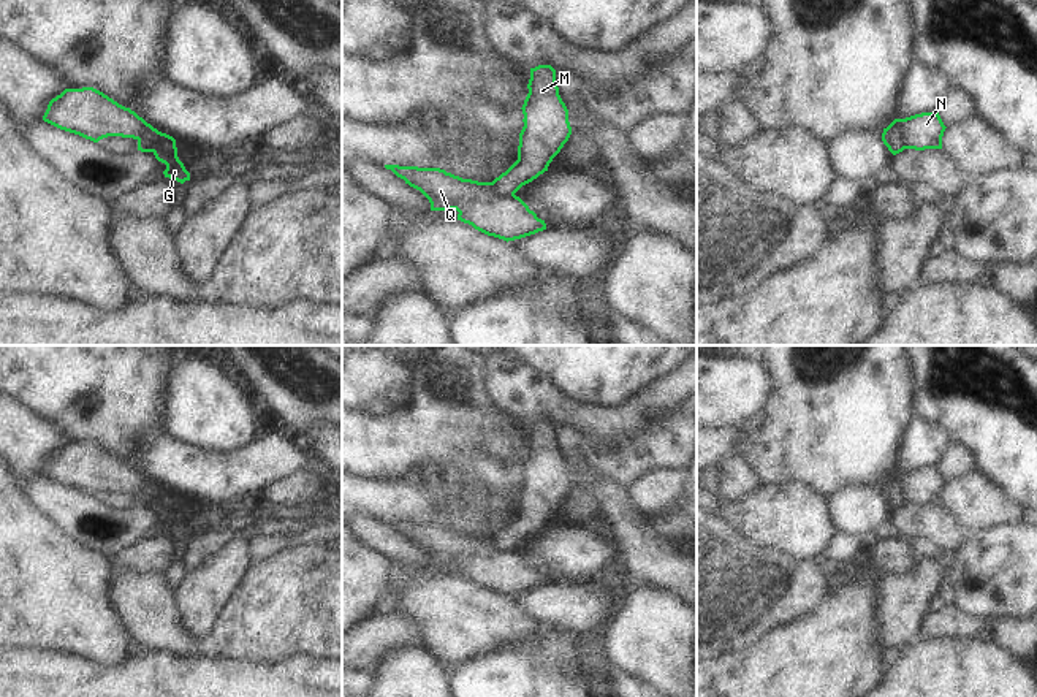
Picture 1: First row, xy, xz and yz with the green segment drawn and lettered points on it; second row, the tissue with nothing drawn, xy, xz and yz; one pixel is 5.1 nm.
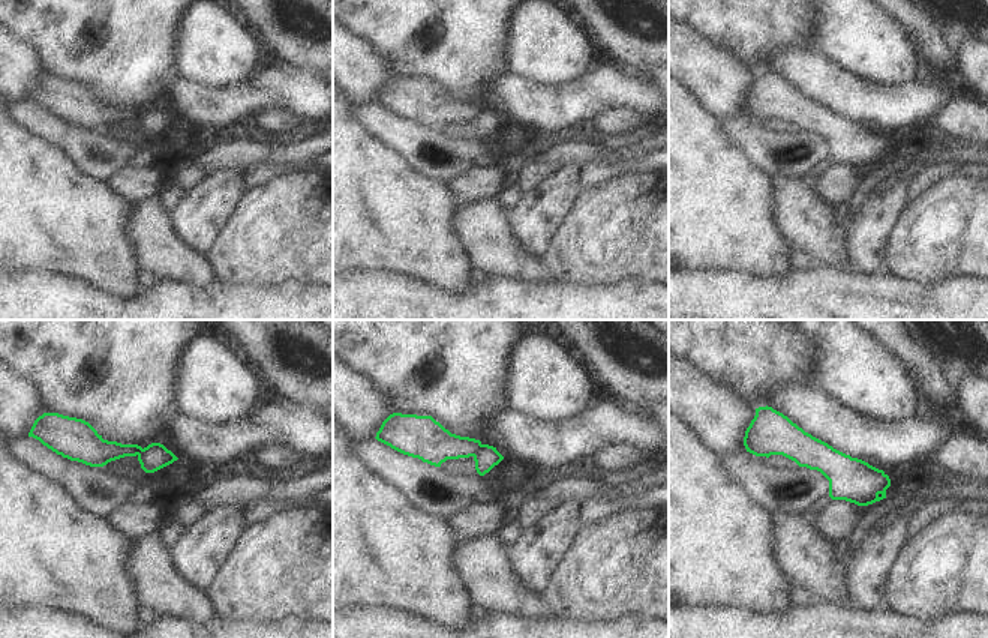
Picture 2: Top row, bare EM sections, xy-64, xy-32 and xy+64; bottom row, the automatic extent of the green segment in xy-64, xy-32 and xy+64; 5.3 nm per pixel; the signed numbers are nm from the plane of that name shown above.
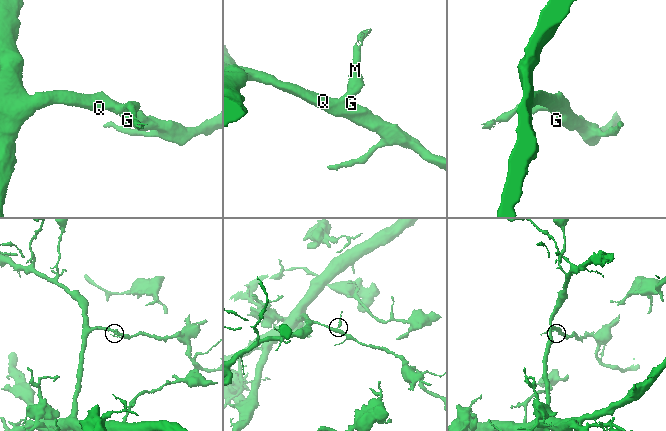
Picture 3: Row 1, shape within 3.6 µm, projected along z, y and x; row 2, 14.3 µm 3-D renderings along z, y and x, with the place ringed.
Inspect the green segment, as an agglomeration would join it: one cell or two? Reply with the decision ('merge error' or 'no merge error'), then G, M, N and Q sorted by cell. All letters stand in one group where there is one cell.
merge error; groups G N Q / M

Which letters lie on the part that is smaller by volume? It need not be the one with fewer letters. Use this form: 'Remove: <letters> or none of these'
Remove: M.

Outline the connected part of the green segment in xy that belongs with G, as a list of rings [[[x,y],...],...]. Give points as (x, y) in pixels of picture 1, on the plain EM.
[[[158,486],[157,493],[150,497],[150,507],[155,513],[166,520],[165,532],[184,539],[190,535],[190,528],[177,512],[176,494],[166,488]]]

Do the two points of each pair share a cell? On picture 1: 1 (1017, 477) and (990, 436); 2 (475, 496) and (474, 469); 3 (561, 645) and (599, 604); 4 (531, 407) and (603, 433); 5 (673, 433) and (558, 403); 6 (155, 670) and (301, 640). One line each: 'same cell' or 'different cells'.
1: same cell
2: different cells
3: different cells
4: same cell
5: different cells
6: different cells

